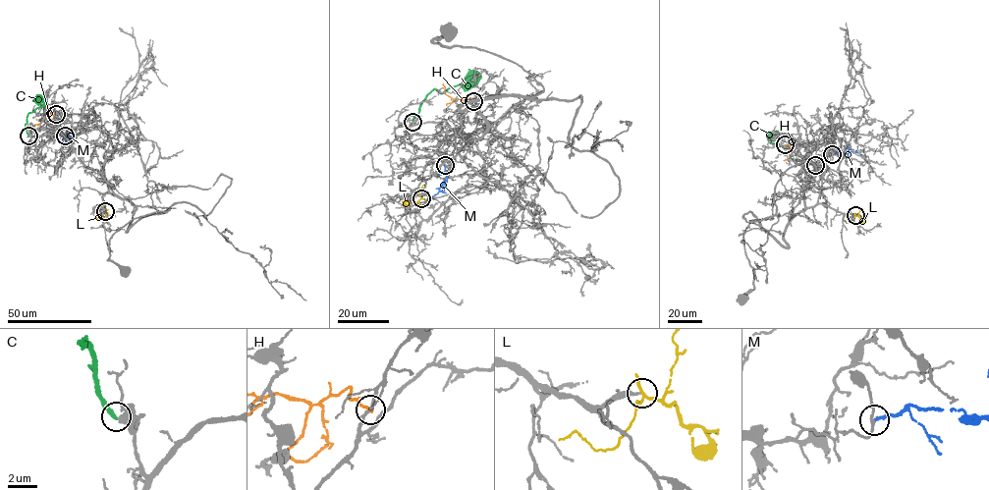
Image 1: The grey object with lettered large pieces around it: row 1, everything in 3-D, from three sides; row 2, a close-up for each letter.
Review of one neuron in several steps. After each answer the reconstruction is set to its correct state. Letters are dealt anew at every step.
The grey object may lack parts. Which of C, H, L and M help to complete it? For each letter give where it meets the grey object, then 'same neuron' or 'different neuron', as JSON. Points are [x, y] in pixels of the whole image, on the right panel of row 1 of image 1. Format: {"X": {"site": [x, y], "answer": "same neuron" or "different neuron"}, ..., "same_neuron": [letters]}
{"C": {"site": [815, 165], "answer": "different neuron"}, "H": {"site": [785, 144], "answer": "different neuron"}, "L": {"site": [855, 215], "answer": "different neuron"}, "M": {"site": [832, 154], "answer": "different neuron"}, "same_neuron": []}

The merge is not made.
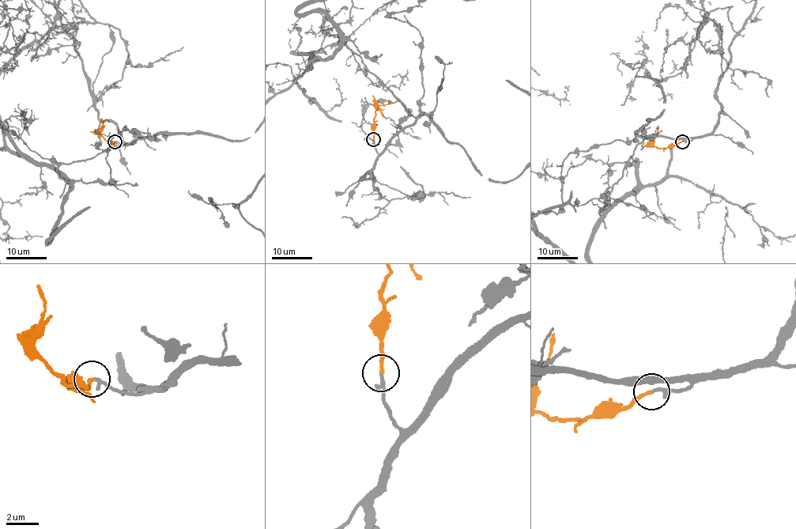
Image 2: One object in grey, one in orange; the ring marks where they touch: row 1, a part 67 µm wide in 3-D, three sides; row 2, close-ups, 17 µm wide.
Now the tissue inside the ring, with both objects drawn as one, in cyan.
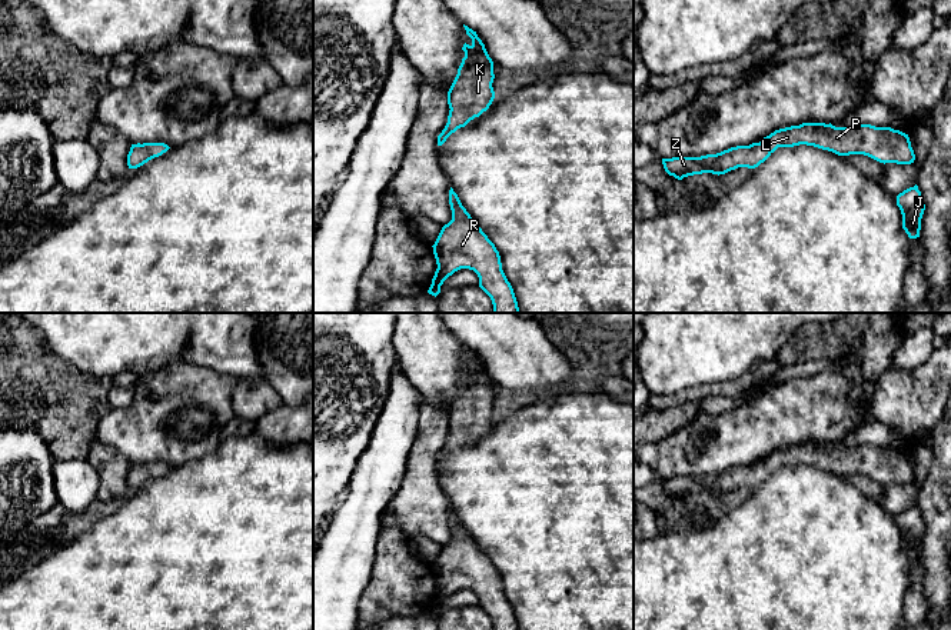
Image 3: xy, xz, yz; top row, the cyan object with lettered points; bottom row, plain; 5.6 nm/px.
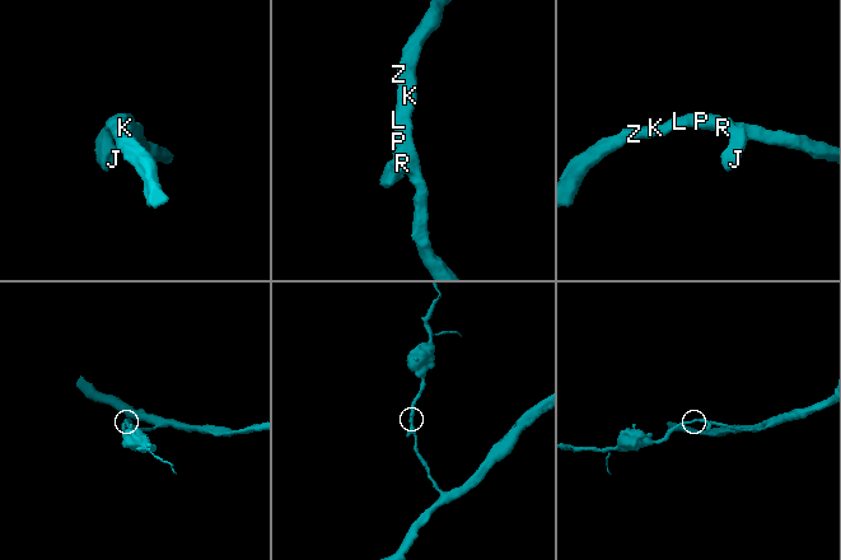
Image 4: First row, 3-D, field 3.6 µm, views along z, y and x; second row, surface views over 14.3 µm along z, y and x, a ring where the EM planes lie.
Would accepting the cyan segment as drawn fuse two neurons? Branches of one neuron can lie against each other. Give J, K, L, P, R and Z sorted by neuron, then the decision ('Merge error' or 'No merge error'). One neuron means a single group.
Groups: J K L P R Z. No merge error

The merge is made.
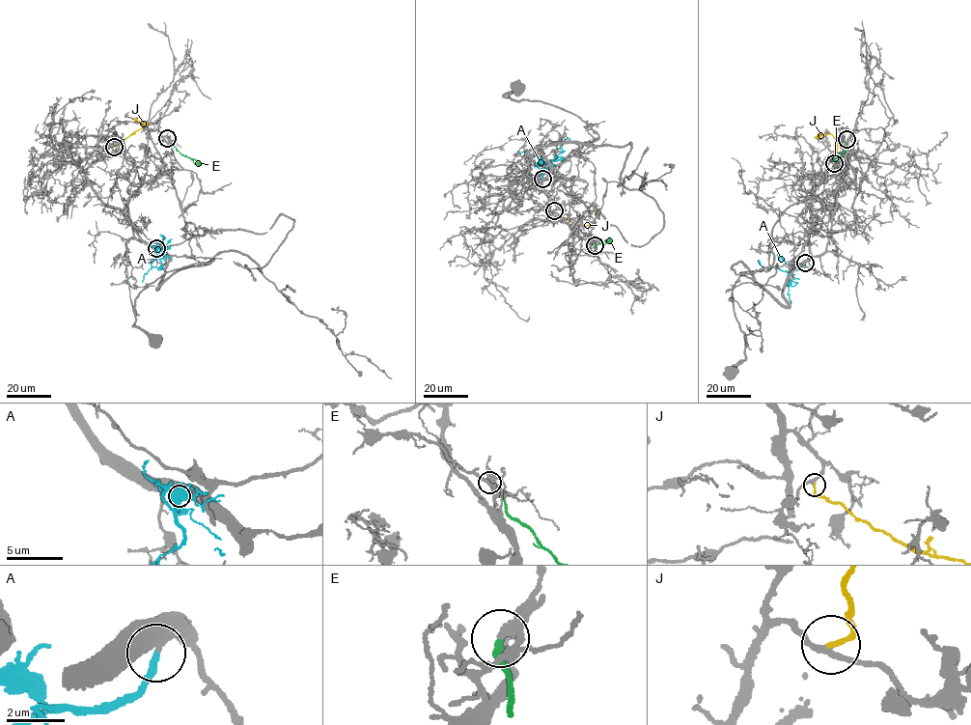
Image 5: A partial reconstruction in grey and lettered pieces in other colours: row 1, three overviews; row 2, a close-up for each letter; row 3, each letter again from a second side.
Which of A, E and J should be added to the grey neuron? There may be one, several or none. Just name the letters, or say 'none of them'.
A

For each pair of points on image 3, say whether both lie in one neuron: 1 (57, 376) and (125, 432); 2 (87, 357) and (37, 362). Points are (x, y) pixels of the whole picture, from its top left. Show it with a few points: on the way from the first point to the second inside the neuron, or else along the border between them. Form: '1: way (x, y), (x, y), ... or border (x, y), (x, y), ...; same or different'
1: border (112, 407), (100, 420), (96, 436); different
2: border (42, 333), (55, 353), (79, 370), (93, 374); different

